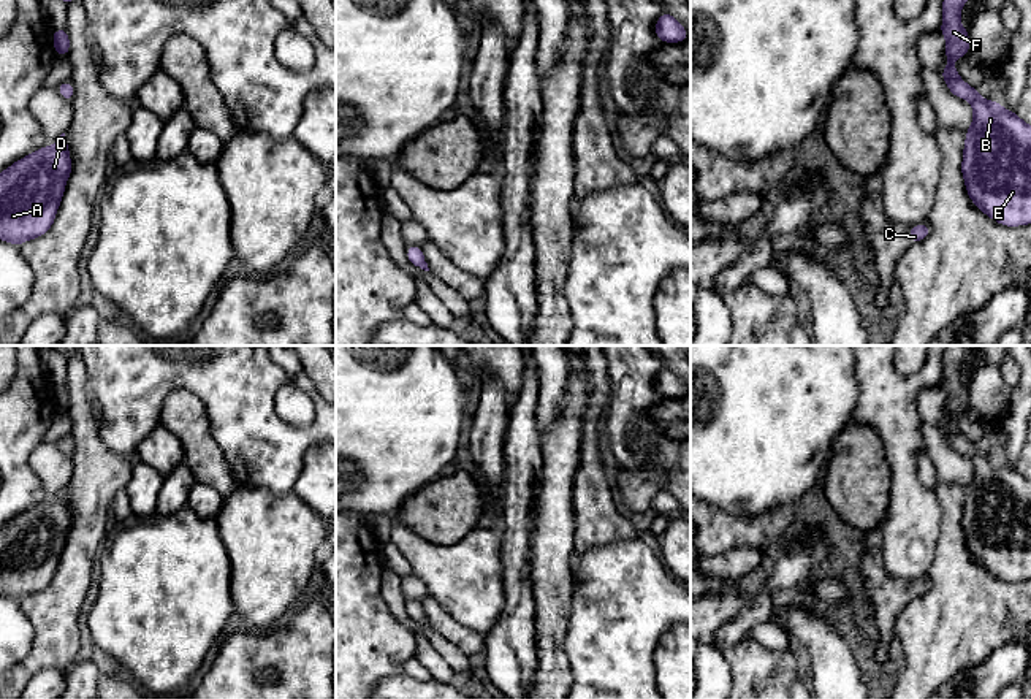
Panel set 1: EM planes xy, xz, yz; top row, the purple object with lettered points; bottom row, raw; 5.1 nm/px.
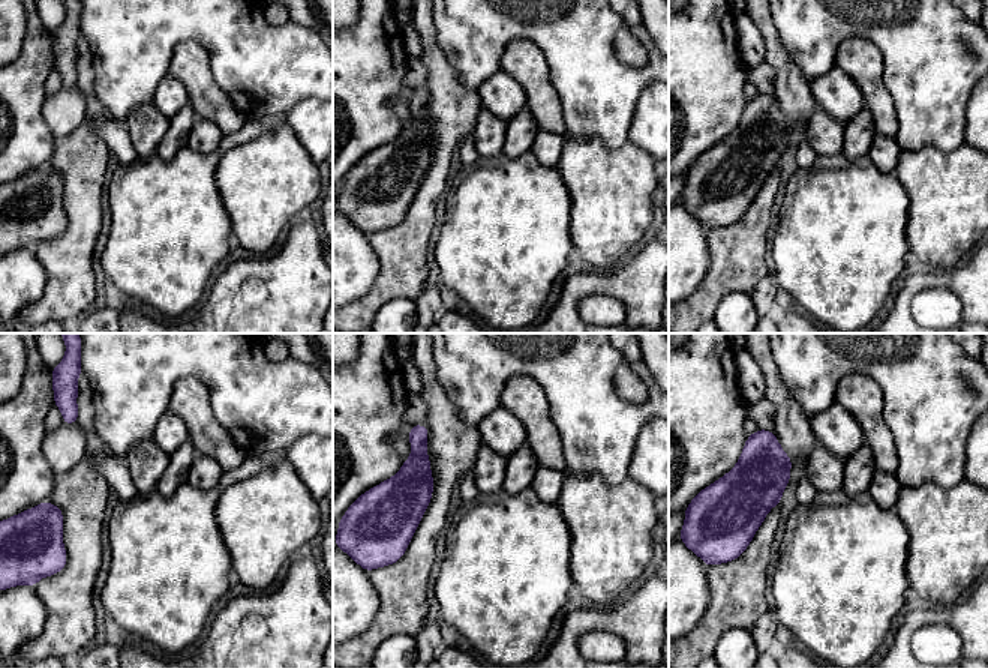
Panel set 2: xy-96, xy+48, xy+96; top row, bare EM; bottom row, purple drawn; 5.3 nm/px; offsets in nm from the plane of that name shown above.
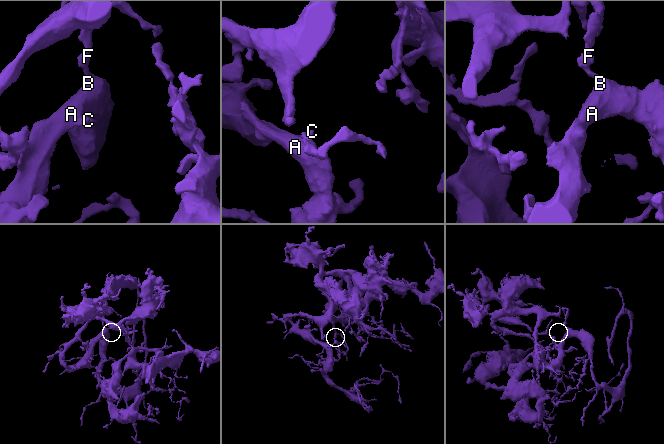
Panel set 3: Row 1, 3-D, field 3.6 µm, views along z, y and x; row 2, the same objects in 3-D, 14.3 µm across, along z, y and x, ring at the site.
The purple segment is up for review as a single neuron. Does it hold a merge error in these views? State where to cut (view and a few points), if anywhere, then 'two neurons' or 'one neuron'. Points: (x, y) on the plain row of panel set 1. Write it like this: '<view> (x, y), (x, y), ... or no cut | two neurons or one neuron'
no cut | one neuron

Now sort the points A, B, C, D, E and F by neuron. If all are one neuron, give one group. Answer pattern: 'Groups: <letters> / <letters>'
Groups: A B C D E F

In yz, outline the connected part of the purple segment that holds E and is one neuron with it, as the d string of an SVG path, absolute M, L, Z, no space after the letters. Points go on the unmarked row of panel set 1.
M945 346L942 357L941 390L945 392L947 422L941 426L949 445L958 453L966 453L974 464L974 474L966 485L961 529L966 547L985 571L1001 580L1018 582L1031 579L1031 480L1023 477L1015 466L1004 464L999 456L982 453L976 442L968 441L957 428L953 415L969 409L969 390L960 377L961 361L972 346Z

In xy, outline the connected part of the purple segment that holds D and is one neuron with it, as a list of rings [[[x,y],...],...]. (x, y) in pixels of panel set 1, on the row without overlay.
[[[65,488],[51,501],[0,528],[0,594],[14,601],[40,593],[54,579],[71,529]]]

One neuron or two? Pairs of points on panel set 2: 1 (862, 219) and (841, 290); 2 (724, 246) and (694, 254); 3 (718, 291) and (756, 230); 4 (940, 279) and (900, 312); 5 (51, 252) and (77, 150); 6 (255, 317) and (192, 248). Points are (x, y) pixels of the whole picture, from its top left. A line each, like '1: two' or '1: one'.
1: one
2: two
3: one
4: one
5: one
6: two

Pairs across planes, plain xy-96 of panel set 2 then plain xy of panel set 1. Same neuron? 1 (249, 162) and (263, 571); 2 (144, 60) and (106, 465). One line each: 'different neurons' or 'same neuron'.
1: same neuron
2: different neurons

